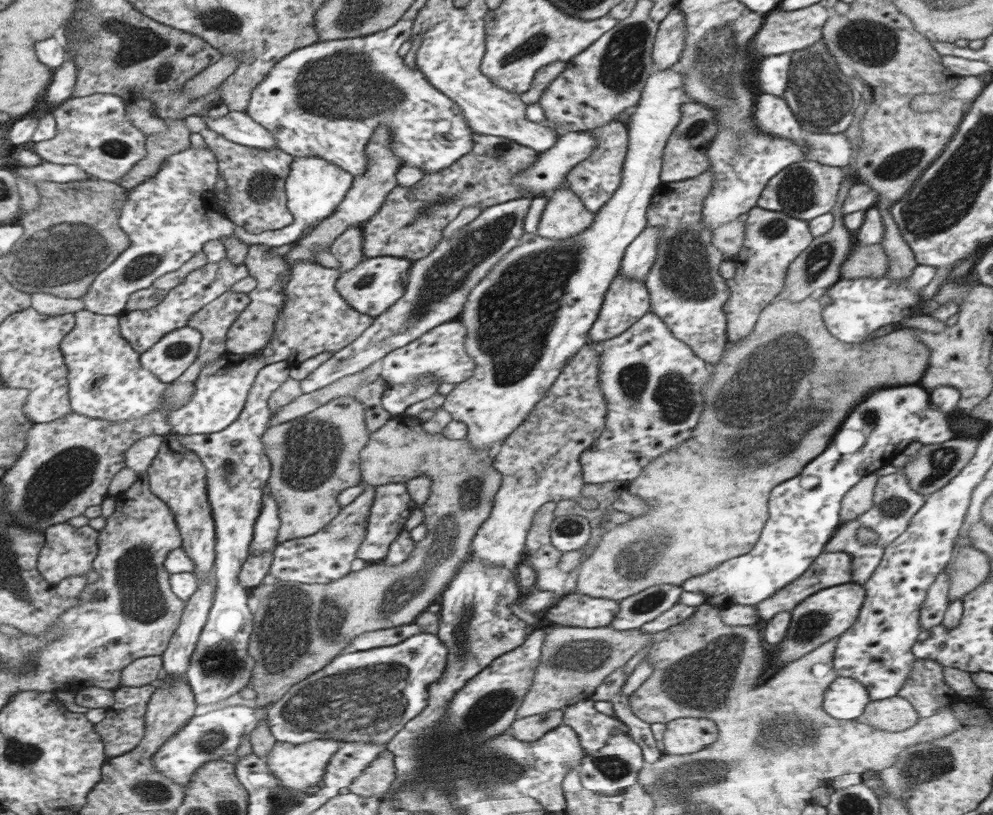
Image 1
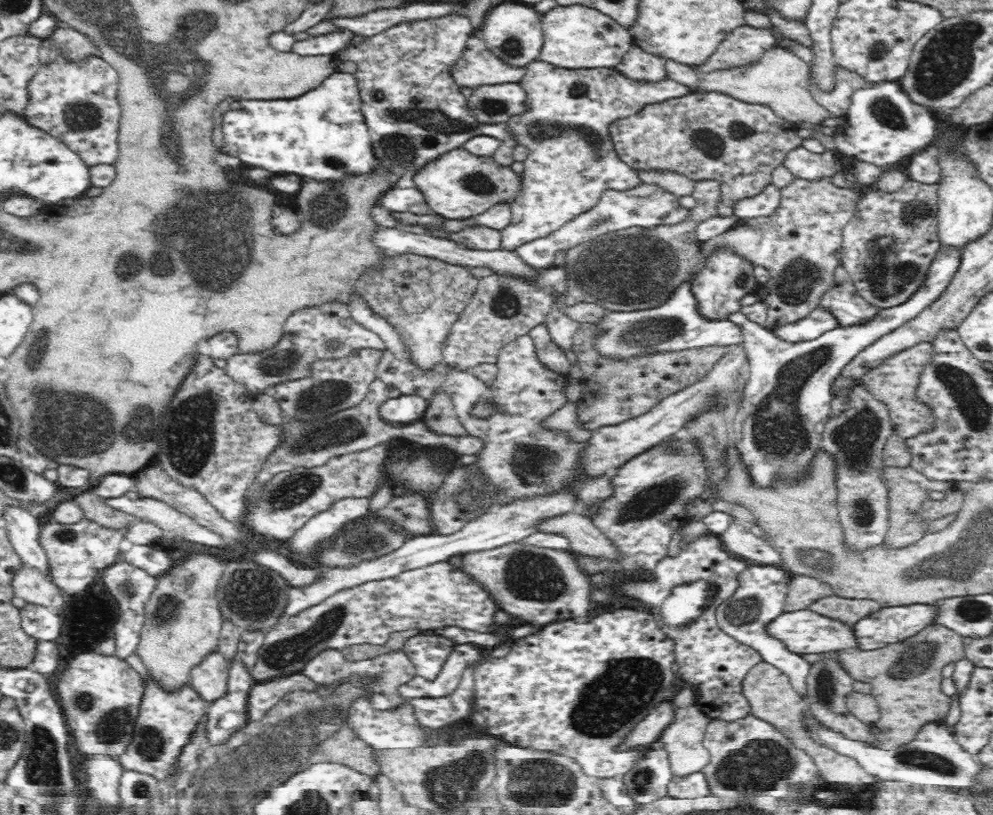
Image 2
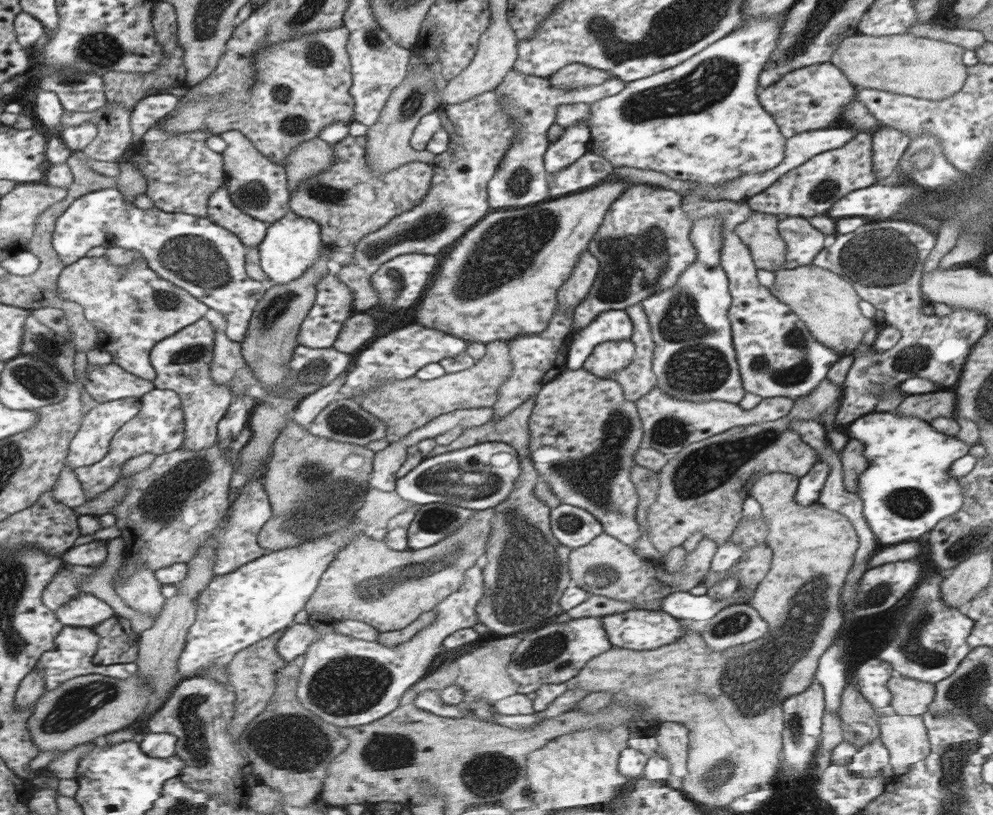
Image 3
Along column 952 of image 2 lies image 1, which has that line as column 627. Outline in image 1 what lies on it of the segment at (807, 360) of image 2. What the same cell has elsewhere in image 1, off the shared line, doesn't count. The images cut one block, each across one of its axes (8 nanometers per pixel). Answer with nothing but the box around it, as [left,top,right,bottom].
[619,228,663,280]

